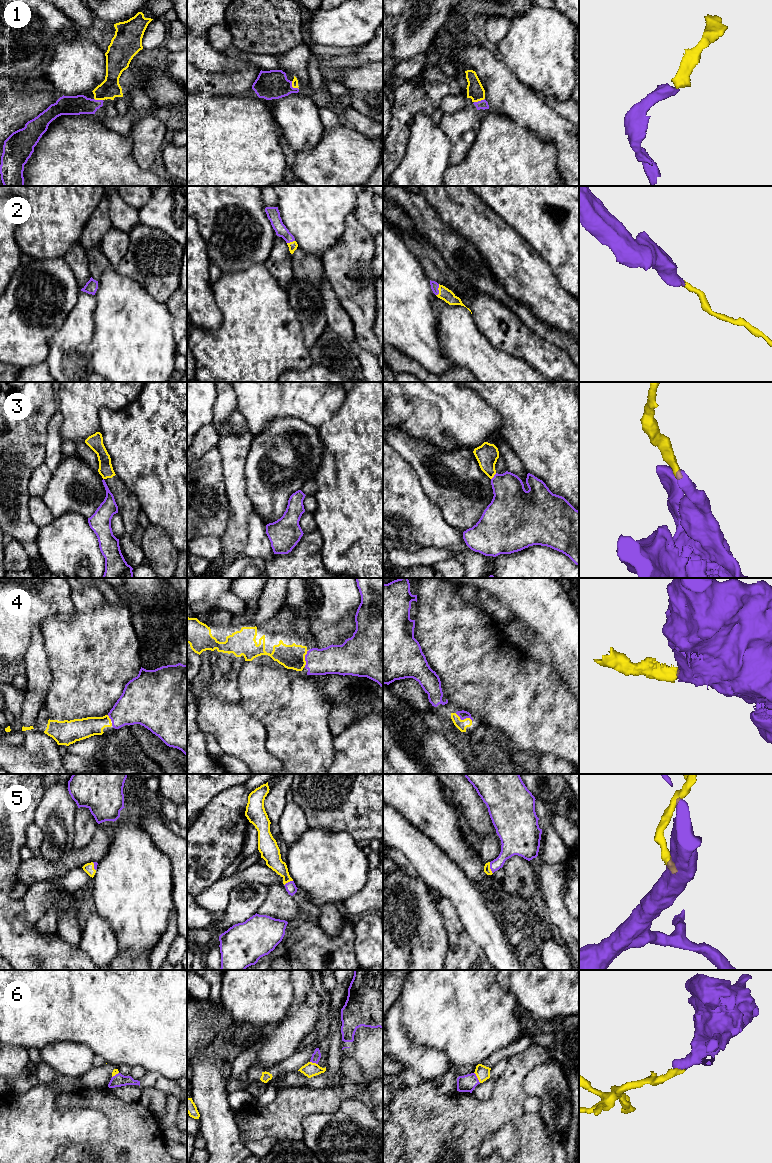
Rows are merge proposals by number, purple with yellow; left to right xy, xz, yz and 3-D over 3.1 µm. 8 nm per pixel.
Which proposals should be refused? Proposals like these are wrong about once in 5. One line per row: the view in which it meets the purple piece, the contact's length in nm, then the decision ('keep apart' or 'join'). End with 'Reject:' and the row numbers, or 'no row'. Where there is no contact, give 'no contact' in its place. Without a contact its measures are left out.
1: yz | 90 nm | join
2: yz | 100 nm | join
3: yz | 70 nm | keep apart
4: yz | 160 nm | join
5: yz | 100 nm | join
6: yz | 100 nm | join
Reject: 3

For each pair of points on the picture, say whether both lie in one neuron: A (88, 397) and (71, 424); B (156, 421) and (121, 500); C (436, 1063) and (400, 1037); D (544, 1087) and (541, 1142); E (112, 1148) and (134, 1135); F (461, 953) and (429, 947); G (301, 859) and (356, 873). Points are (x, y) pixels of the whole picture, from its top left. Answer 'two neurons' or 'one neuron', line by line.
A: one neuron
B: two neurons
C: one neuron
D: two neurons
E: one neuron
F: two neurons
G: one neuron

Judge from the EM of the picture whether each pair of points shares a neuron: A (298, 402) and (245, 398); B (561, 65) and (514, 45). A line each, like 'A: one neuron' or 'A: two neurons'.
A: one neuron
B: one neuron

